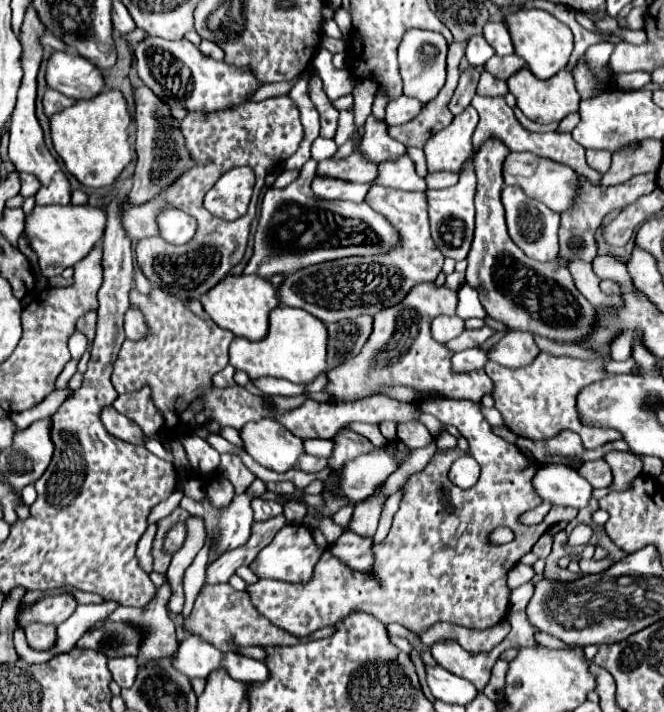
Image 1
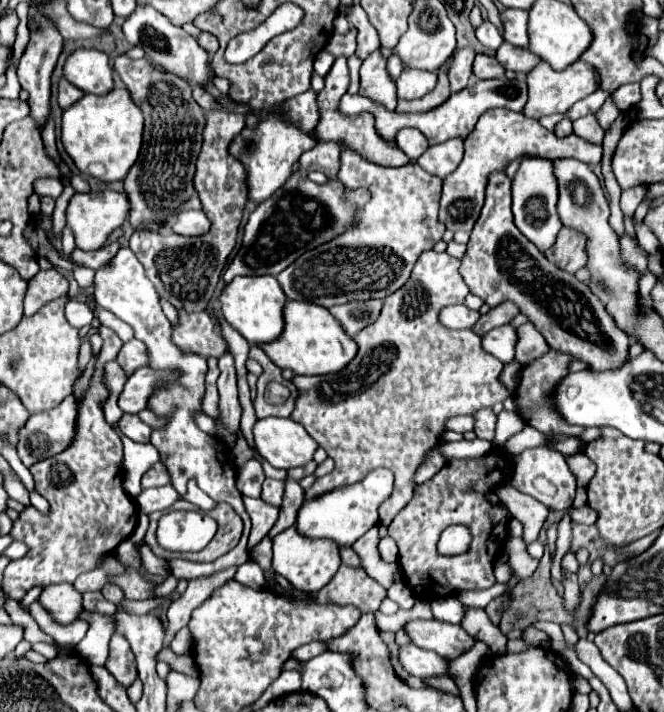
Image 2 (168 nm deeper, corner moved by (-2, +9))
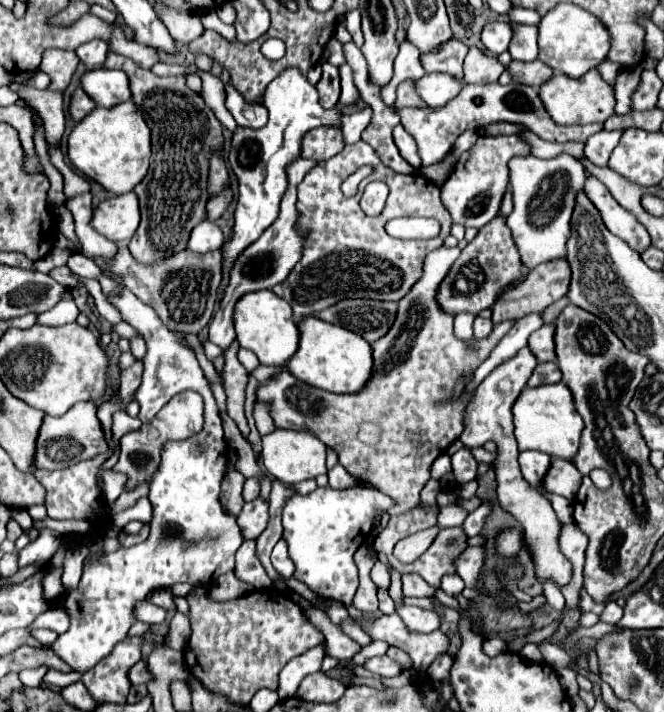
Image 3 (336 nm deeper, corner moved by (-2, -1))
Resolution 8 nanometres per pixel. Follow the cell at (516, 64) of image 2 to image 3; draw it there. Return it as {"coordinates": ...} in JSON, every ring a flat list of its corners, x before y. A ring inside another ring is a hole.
{"coordinates":[[512,60,508,70,510,70,514,82,528,84,528,86,534,86,534,88,540,88,554,74,554,70,550,66,546,66,544,62,540,62,540,60,534,60,534,62,516,62,516,60]]}

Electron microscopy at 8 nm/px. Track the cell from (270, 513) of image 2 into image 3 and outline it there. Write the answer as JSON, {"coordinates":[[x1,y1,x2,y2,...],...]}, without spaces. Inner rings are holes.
{"coordinates":[[256,540,244,542,236,550,236,568,234,576,246,584,252,584,256,590,266,590,272,586,268,574,264,572,262,564,256,558]]}

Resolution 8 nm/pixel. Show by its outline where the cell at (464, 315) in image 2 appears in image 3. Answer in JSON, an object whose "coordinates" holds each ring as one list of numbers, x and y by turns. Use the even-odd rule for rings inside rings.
{"coordinates":[[480,316,474,318,474,336,476,338,486,338,492,332,492,328,494,328,492,320,484,320]]}

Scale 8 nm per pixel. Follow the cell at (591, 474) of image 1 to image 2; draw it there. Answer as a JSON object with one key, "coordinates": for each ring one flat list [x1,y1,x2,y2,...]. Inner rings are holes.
{"coordinates":[[584,454,568,456,568,460,570,460,570,468,574,468,574,474,578,476,578,486,588,486,588,482,596,474,596,464]]}

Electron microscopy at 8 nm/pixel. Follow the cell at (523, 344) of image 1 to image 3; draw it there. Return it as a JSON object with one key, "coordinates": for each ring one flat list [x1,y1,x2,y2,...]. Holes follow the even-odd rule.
{"coordinates":[[544,324,540,330,536,330,530,336,528,346,530,346,530,350,534,350,534,356,538,358,538,362,556,360,556,352,554,352,554,332,556,332,556,326,554,324]]}

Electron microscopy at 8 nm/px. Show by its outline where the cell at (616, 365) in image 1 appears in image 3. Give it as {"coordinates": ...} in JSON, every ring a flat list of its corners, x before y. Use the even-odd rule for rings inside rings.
{"coordinates":[[546,362,546,364,538,364,534,374,530,376,528,380,528,386,540,386,540,384,554,384,554,382,560,382,562,380,562,374,556,366,556,362]]}

